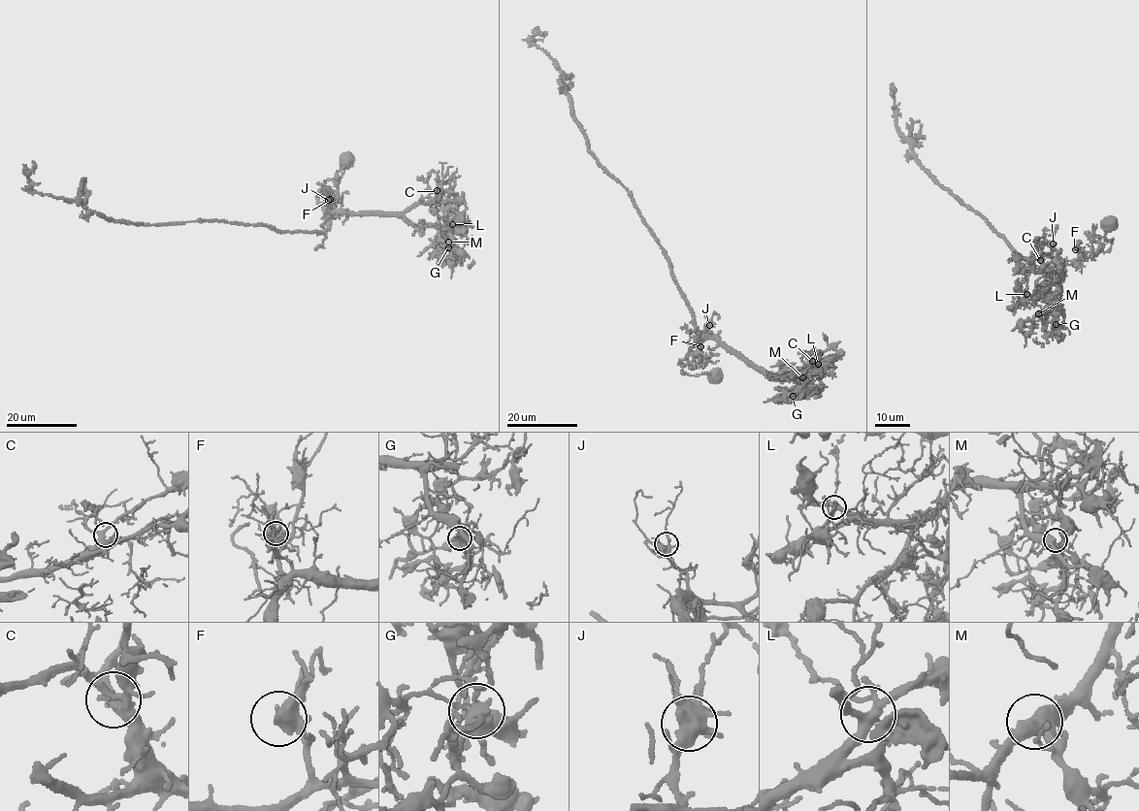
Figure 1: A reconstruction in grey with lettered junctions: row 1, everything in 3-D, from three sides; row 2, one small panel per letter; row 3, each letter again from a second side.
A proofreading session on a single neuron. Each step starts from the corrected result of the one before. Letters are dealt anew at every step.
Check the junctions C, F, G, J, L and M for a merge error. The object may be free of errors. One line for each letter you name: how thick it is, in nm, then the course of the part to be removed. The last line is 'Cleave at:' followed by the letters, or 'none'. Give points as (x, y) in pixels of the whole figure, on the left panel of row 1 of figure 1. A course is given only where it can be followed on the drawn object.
G: 400 nm thick; foreign part runs (448, 247), (451, 238), (441, 236), (447, 230), (447, 217), (456, 217), (449, 219)
Cleave at: G

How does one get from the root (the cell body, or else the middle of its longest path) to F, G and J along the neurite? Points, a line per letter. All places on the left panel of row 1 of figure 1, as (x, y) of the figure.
F: (347, 160), (348, 166), (338, 180), (329, 178), (324, 182), (323, 195), (317, 200), (331, 213), (330, 199)
G: (347, 160), (341, 177), (323, 184), (317, 200), (325, 209), (436, 227), (454, 246), (448, 247)
J: (347, 160), (338, 180), (324, 182), (323, 195), (317, 200), (331, 213), (334, 208), (328, 200)

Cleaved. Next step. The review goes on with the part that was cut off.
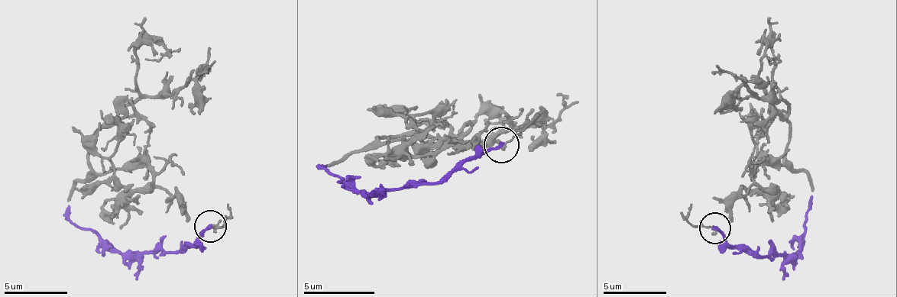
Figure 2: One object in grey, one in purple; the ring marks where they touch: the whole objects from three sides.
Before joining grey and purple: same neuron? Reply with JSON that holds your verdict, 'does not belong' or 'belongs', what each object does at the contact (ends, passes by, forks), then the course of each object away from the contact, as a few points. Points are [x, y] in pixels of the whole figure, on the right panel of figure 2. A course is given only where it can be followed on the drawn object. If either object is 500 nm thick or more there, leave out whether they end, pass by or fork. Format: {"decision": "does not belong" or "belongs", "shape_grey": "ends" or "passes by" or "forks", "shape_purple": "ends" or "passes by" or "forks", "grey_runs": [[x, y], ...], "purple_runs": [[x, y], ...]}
{"decision": "belongs", "shape_grey": "ends", "shape_purple": "ends", "grey_runs": [[717, 228], [754, 180], [768, 120], [789, 106], [771, 79], [771, 48], [765, 46], [762, 56], [782, 62]], "purple_runs": [[714, 228], [733, 246], [736, 243], [762, 259], [771, 253], [791, 255], [799, 250], [813, 194]]}

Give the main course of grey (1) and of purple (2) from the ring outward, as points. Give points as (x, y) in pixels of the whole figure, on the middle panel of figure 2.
1: (500, 147), (446, 144), (458, 136), (422, 139), (436, 144), (454, 139), (480, 115), (513, 122), (477, 133)
2: (500, 144), (471, 162), (461, 160), (433, 184), (407, 181), (370, 191), (351, 188), (323, 167), (325, 166)

